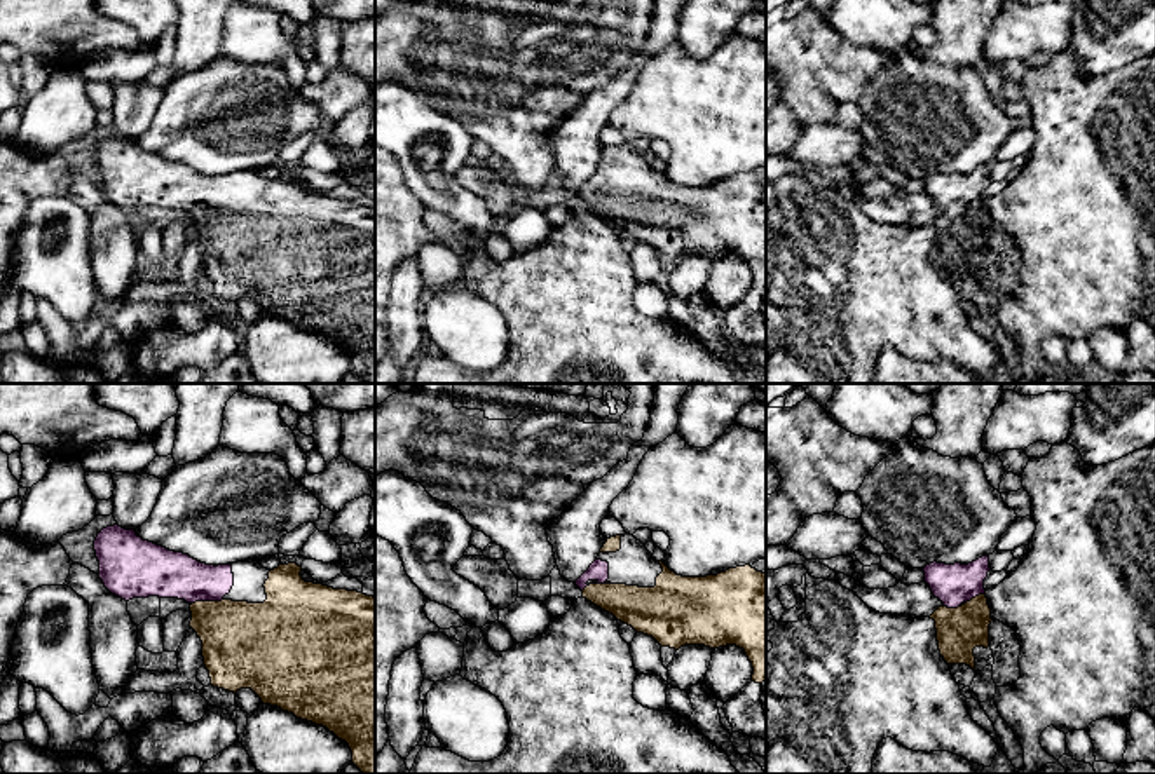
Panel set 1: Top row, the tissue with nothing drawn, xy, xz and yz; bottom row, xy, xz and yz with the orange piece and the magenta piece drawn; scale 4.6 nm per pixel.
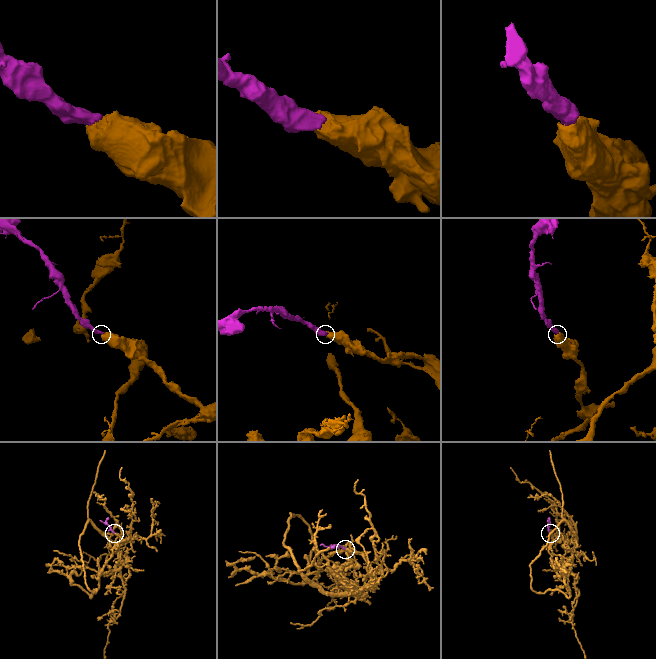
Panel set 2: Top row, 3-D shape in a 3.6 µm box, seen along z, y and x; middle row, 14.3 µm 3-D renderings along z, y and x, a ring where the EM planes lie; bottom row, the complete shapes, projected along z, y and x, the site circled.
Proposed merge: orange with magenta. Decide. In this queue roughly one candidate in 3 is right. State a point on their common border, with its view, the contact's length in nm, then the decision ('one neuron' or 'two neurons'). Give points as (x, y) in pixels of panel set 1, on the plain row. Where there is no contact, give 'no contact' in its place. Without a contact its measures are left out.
meets orange in xy at (206, 211); contact 150 nm long; one neuron

